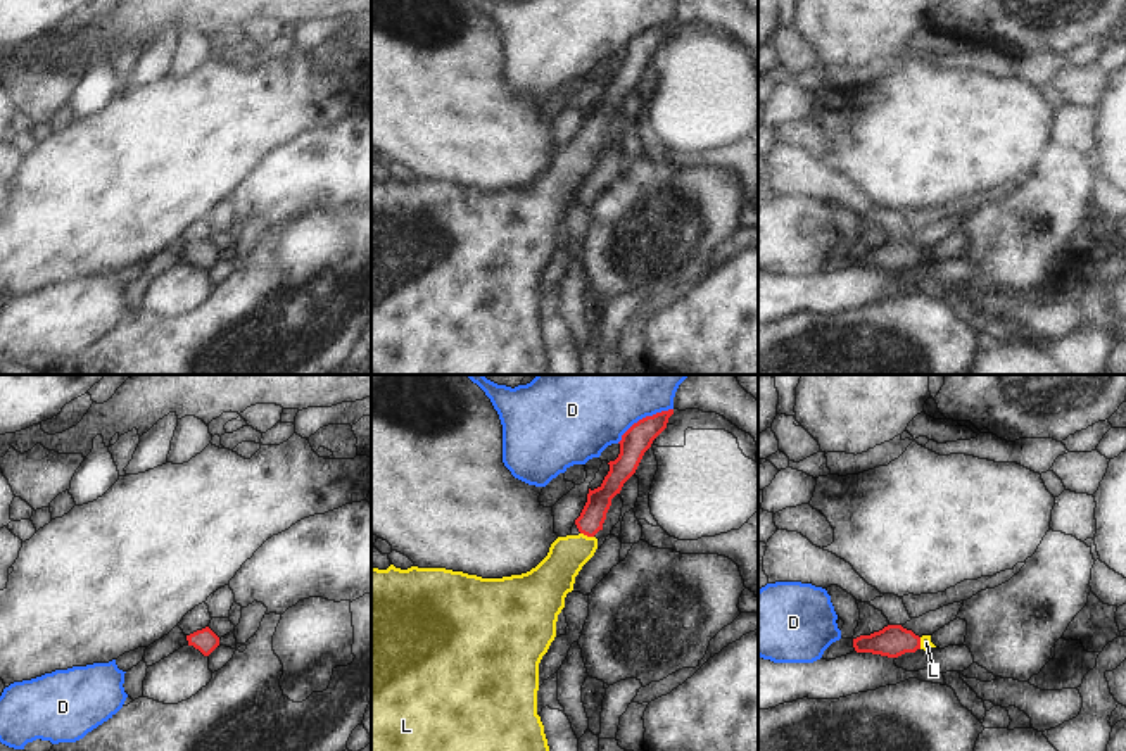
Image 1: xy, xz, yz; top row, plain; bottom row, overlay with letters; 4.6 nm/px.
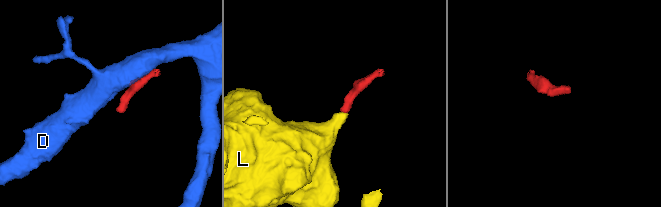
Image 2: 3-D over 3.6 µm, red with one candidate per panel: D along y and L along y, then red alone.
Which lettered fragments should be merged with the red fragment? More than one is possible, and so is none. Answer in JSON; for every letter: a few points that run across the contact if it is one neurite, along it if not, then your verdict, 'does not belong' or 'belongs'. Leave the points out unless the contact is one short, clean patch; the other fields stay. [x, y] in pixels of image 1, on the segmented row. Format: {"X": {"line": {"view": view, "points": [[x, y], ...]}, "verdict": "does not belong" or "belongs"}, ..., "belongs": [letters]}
{"D": {"verdict": "does not belong"}, "L": {"line": {"view": "xz", "points": [[591, 520], [588, 536], [555, 575]]}, "verdict": "belongs"}, "belongs": ["L"]}

